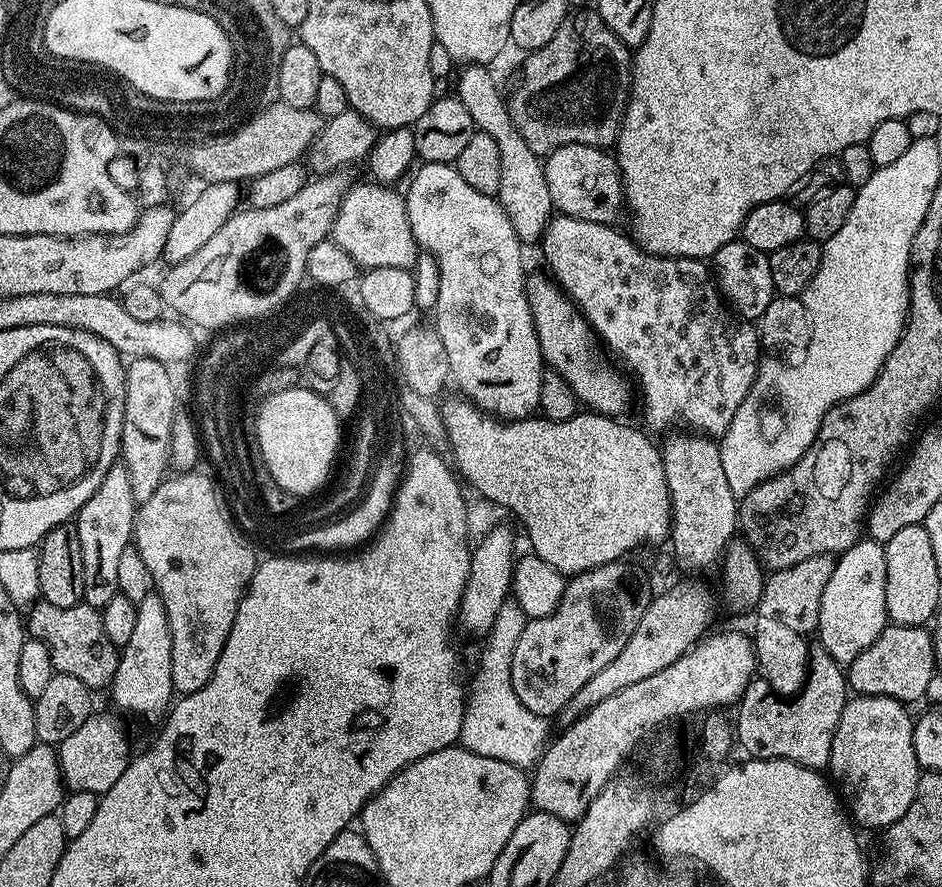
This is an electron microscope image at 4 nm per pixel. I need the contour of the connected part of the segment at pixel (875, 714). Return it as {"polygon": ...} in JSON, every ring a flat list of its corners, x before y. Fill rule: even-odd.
{"polygon":[[870,695,851,697,842,710,828,768,851,819,859,827,891,827,910,808,917,793,922,770,913,744,914,720,905,708,896,699]]}

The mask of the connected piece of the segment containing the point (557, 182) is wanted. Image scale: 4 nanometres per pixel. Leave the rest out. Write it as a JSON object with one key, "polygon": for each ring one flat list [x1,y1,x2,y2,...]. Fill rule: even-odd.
{"polygon":[[581,144,562,146,558,150,548,153,544,160,544,177,550,186,553,209,565,216,612,226,617,223,616,219,619,218,620,212,622,216,625,211,624,179,620,177,620,168,616,165,616,157,611,151,594,146,582,146]]}

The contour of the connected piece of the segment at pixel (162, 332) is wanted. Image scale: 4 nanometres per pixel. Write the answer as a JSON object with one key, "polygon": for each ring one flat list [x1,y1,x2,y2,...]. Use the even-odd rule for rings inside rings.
{"polygon":[[48,294,60,302,60,308,54,306,52,320,47,320,46,326,66,326,86,330,114,346,121,357,135,358,149,356,161,360,164,364,175,366,192,356,196,348,196,340,192,337,193,329,177,322,175,319,161,318,150,322,138,322,138,318,126,314,123,303,115,295,105,294],[180,323,180,324,175,324],[188,327,188,328,183,328]]}

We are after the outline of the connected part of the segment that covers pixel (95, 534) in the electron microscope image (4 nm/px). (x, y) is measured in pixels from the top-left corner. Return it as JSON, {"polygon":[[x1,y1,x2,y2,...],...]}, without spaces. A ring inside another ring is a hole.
{"polygon":[[123,463,113,464,112,469,102,478,102,486,90,494,90,498,74,517,74,527,78,542,82,546,82,578,84,579,83,603,103,610,106,602,120,591,118,586,118,561,122,550,126,550,134,540,134,521,138,505,134,490,130,490,130,474]]}

